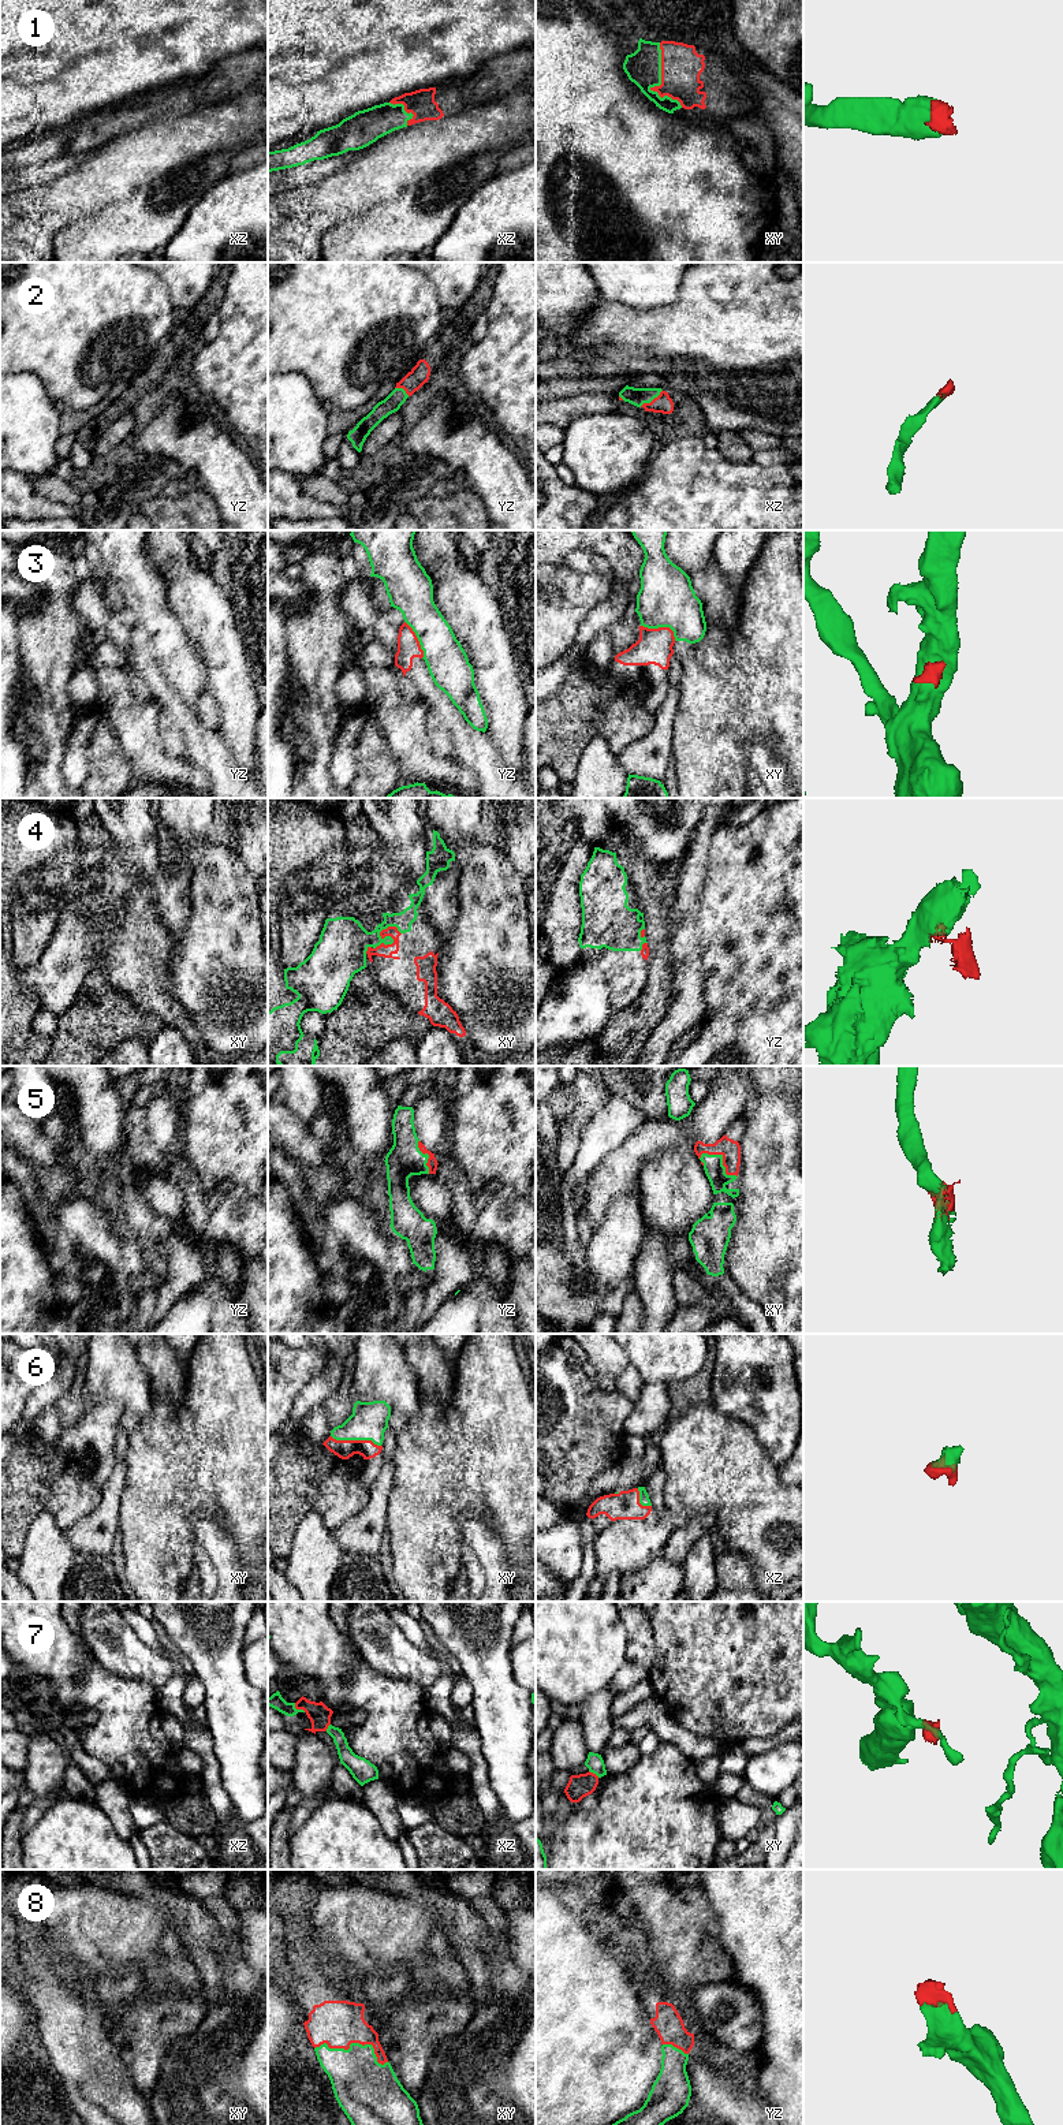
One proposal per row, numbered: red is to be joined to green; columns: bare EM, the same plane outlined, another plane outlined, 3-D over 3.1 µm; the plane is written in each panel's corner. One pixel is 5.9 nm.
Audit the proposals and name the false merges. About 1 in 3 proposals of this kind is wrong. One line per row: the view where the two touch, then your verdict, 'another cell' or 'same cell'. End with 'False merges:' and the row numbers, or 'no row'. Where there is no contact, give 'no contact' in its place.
1: contact in xy; same cell
2: contact in xz; same cell
3: contact in xy; another cell
4: contact in xy; same cell
5: contact in xy; same cell
6: contact in xy; same cell
7: contact in xz; another cell
8: contact in xy; same cell
False merges: 3, 7

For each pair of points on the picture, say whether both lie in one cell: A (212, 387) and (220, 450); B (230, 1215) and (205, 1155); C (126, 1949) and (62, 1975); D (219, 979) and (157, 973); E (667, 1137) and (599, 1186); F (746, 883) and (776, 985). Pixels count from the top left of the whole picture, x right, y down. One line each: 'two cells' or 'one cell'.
A: two cells
B: two cells
C: one cell
D: two cells
E: one cell
F: one cell

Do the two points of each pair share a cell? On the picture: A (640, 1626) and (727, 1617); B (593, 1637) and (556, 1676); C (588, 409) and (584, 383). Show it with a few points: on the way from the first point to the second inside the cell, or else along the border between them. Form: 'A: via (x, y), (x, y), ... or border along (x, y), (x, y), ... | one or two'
A: border along (649, 1618), (655, 1656) | two
B: via (584, 1647), (566, 1666) | one
C: border along (618, 392), (578, 392), (554, 399) | two

